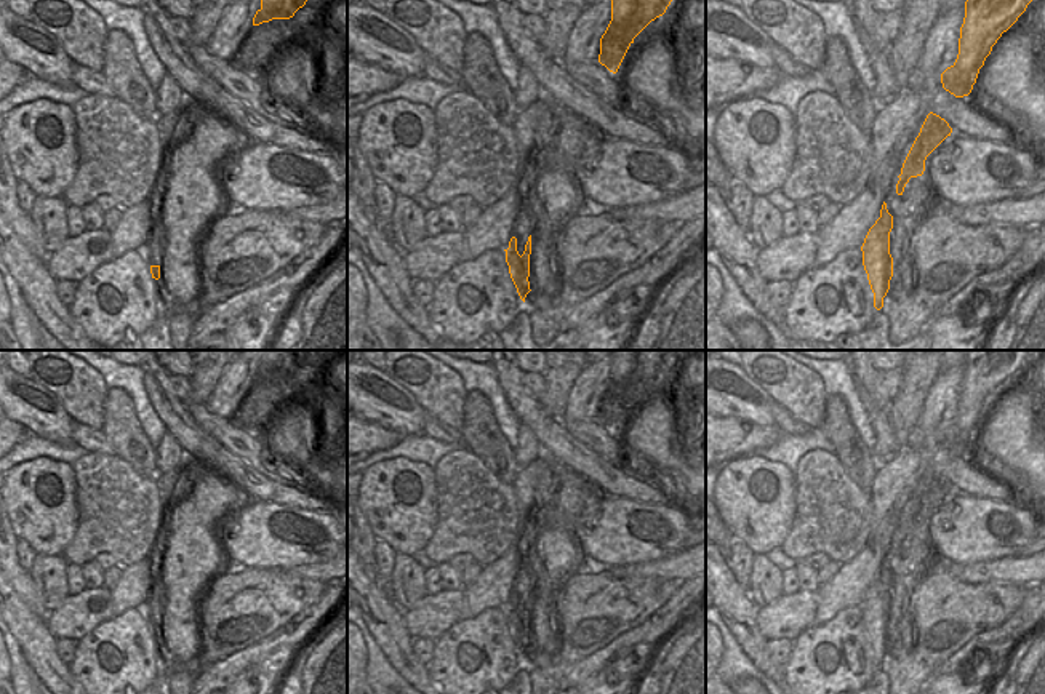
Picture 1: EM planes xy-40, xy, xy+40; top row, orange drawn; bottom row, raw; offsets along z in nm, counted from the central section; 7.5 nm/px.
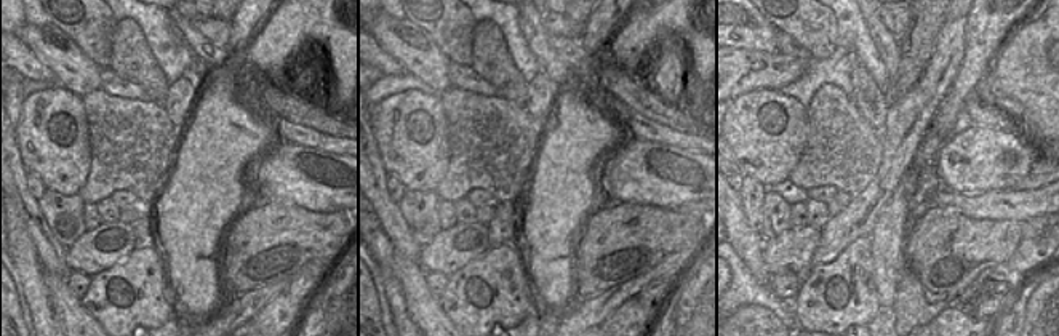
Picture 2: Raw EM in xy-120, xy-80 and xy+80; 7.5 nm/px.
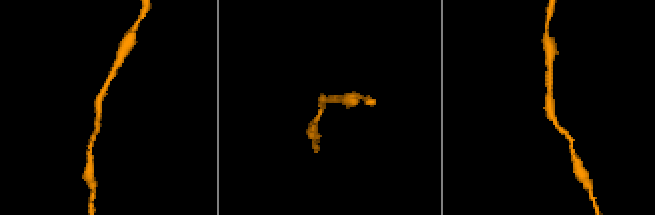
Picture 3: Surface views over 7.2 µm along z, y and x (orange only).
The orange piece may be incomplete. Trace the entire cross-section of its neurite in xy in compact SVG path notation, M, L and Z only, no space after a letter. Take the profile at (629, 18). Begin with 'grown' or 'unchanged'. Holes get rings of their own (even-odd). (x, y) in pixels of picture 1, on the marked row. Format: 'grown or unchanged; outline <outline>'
unchanged; outline M611 0L611 21L600 38L599 62L616 74L634 38L656 18L663 16L672 0Z

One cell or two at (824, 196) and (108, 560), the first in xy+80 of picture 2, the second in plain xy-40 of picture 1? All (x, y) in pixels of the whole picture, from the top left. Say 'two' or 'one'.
one

